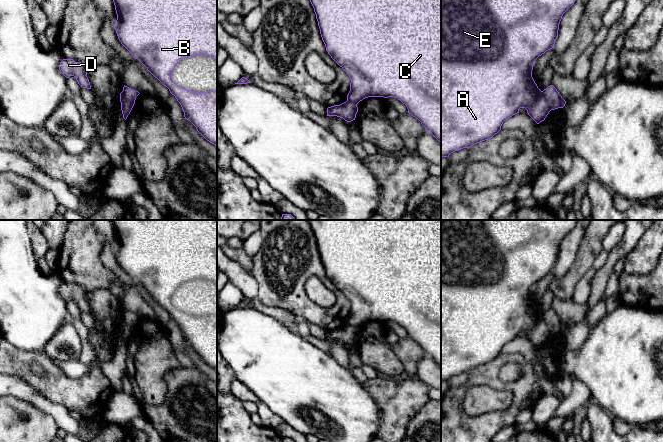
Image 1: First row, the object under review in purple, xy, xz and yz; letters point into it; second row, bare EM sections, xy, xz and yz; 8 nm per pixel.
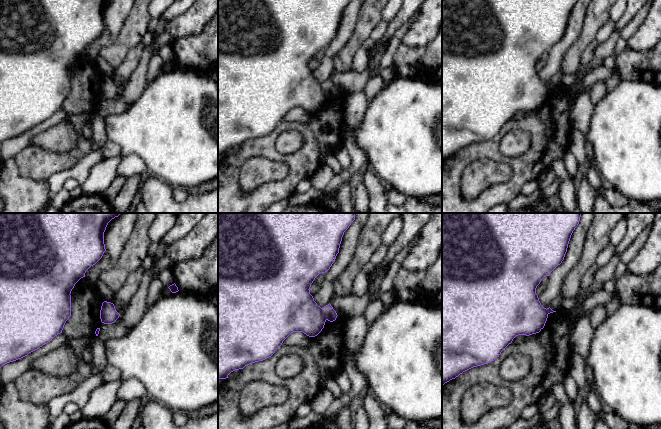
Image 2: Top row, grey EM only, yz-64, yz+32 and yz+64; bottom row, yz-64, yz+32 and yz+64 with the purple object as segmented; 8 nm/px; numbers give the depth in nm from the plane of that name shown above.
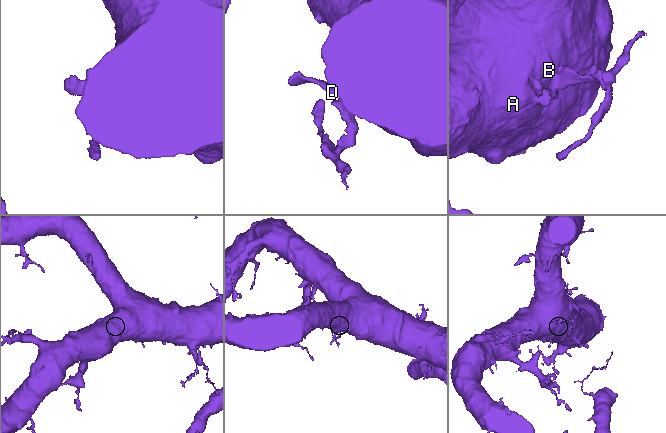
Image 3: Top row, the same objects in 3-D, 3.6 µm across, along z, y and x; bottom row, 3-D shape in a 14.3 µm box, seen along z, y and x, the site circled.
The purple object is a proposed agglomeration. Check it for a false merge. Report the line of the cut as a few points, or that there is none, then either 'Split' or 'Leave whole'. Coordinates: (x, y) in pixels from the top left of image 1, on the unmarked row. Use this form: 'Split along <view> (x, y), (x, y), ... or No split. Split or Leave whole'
Split along yz (542, 315), (551, 333). Split

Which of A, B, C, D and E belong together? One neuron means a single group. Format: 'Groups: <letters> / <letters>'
Groups: A B C E / D

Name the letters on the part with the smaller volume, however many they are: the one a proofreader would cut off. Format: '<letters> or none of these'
D

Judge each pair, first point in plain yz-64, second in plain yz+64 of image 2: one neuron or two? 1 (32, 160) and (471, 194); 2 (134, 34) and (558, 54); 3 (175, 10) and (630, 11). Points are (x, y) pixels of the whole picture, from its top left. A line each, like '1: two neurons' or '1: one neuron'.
1: one neuron
2: two neurons
3: one neuron

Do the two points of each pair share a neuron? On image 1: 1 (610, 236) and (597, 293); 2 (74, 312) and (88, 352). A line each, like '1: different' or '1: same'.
1: different
2: same

